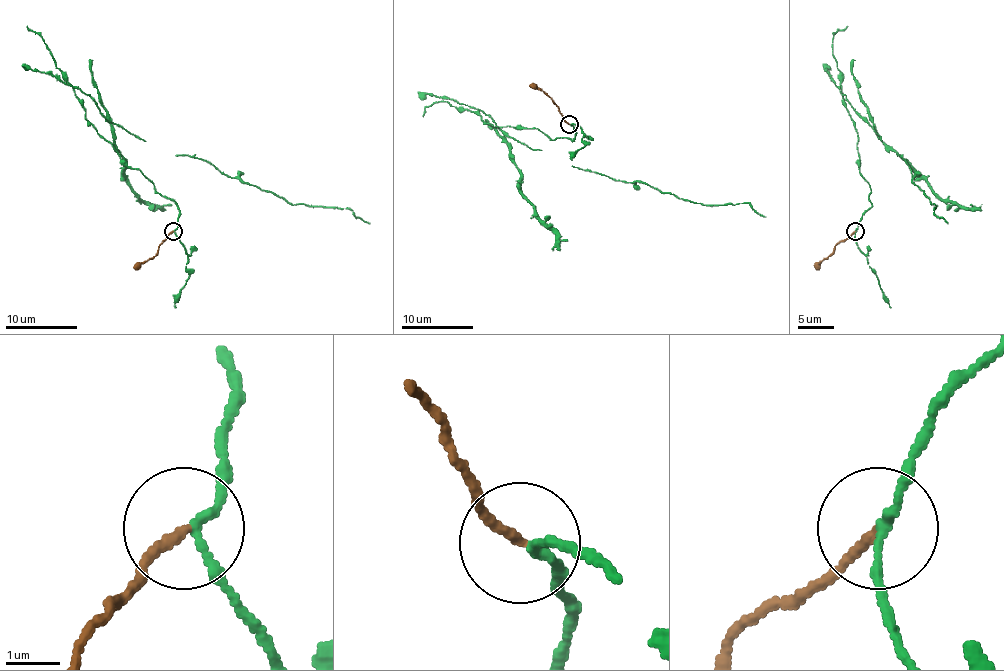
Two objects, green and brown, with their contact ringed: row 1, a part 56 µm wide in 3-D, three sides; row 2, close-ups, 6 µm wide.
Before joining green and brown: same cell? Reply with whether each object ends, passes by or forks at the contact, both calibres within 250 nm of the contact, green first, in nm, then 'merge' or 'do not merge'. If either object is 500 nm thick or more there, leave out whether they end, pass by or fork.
green passes by; brown ends; calibres 140 and 190 nm; do not merge

